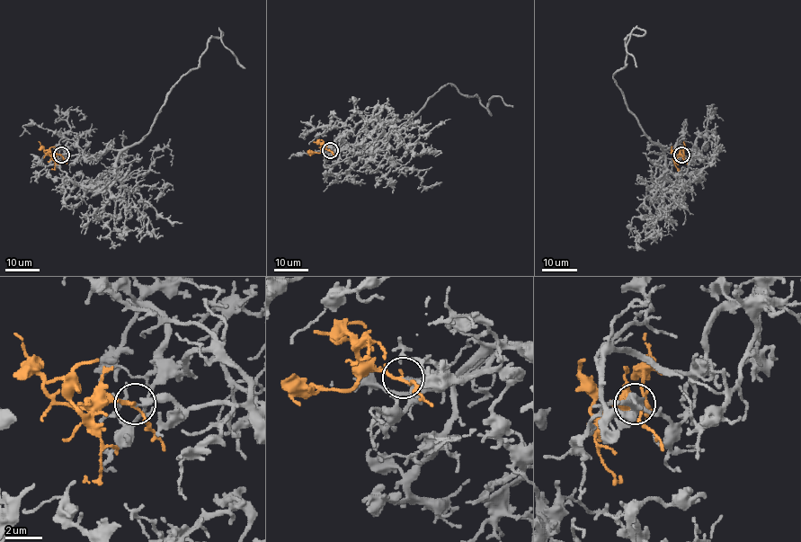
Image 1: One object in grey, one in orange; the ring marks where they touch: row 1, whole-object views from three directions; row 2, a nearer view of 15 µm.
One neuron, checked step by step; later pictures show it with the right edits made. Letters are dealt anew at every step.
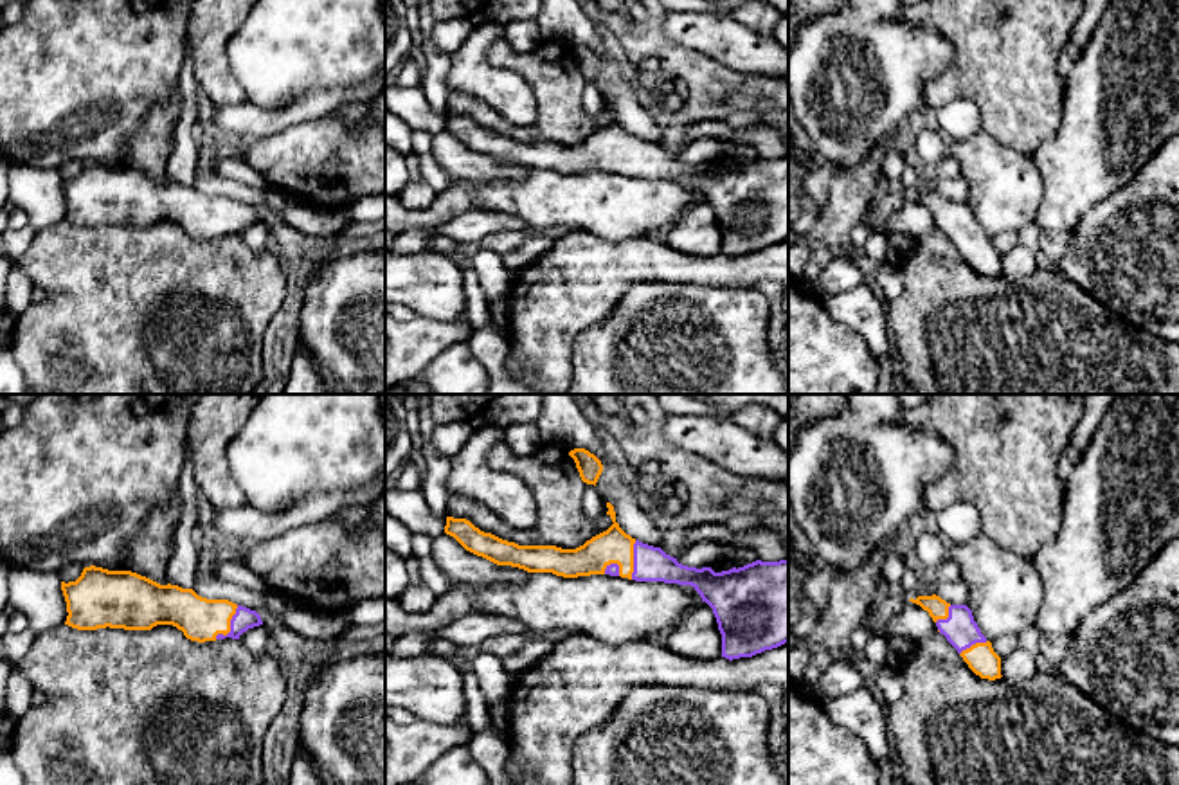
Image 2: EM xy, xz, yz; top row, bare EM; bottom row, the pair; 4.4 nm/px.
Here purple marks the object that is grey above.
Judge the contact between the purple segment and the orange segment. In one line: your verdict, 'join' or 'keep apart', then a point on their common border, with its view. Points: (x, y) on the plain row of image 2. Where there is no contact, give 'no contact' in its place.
join | xy (231, 222)

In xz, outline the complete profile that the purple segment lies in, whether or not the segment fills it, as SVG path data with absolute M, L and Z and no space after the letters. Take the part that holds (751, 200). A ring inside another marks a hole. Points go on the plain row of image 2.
M607 99L612 122L576 146L518 142L484 130L466 115L446 113L445 130L466 148L497 162L563 175L610 171L635 178L691 182L716 214L722 254L752 254L788 239L788 157L756 157L743 164L715 169L688 164L661 144L626 131Z

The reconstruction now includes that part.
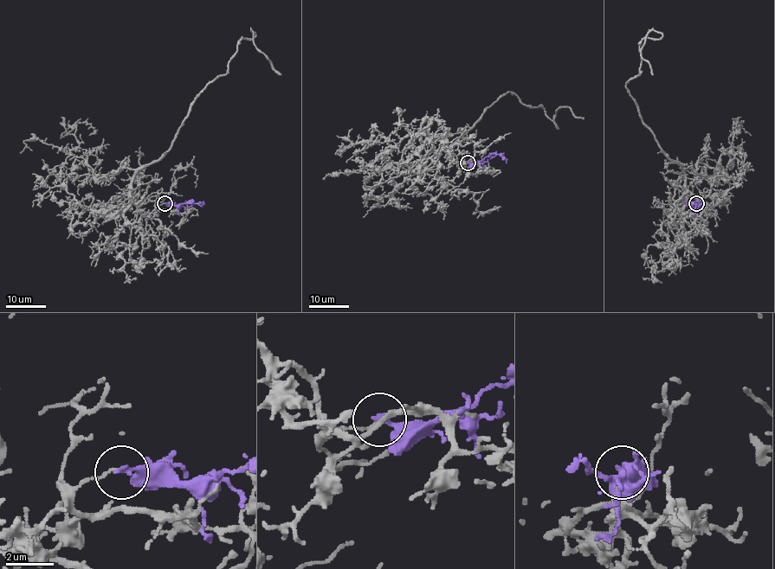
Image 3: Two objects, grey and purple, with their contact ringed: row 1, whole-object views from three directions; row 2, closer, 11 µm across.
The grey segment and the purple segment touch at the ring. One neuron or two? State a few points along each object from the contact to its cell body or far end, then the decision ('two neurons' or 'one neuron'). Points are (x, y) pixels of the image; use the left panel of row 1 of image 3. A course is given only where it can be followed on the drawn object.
grey via (164, 204), (141, 213), (132, 178), (170, 148), (237, 43), (251, 30), (281, 74) | purple via (164, 204), (203, 201) | two neurons

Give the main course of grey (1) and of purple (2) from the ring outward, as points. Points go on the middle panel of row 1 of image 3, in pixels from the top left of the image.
1: (467, 163), (439, 141), (432, 145), (454, 144), (508, 92), (539, 105), (557, 128), (560, 107), (584, 119)
2: (467, 162), (480, 162), (492, 154), (499, 154), (506, 163)

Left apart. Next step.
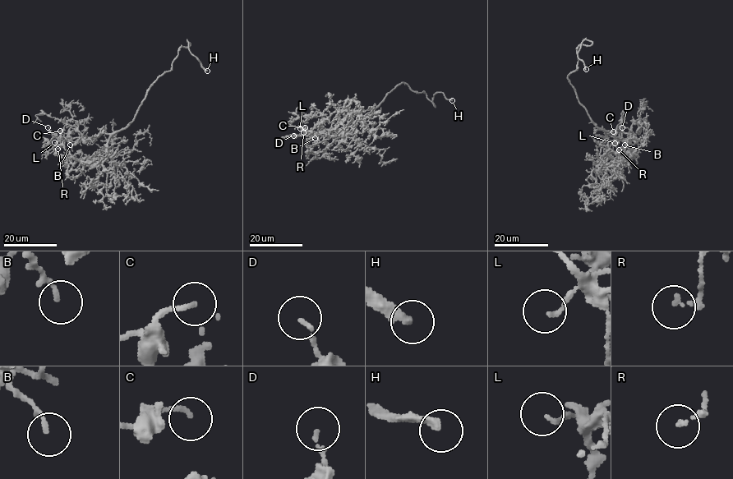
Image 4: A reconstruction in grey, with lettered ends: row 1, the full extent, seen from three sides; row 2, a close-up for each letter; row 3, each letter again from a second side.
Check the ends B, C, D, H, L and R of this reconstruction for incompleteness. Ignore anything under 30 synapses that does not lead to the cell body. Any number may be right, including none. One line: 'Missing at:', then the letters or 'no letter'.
Missing at: H

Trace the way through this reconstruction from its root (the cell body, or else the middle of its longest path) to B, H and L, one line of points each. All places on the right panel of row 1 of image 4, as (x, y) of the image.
B: (587, 114), (606, 134), (612, 133), (619, 138), (615, 138), (620, 137), (624, 145)
H: (587, 114), (568, 78), (577, 69), (577, 48), (581, 44), (592, 43), (584, 39), (578, 57), (586, 69)
L: (587, 114), (606, 134), (612, 133), (619, 138), (615, 138), (620, 137), (615, 143)

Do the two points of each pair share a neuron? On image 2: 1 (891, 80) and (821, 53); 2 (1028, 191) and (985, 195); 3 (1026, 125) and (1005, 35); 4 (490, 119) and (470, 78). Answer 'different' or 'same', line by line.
1: same
2: same
3: same
4: different

